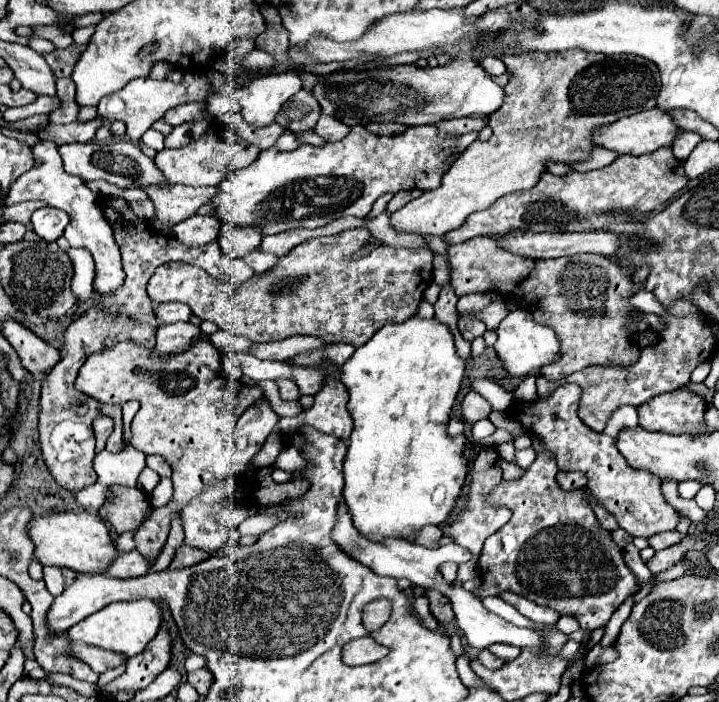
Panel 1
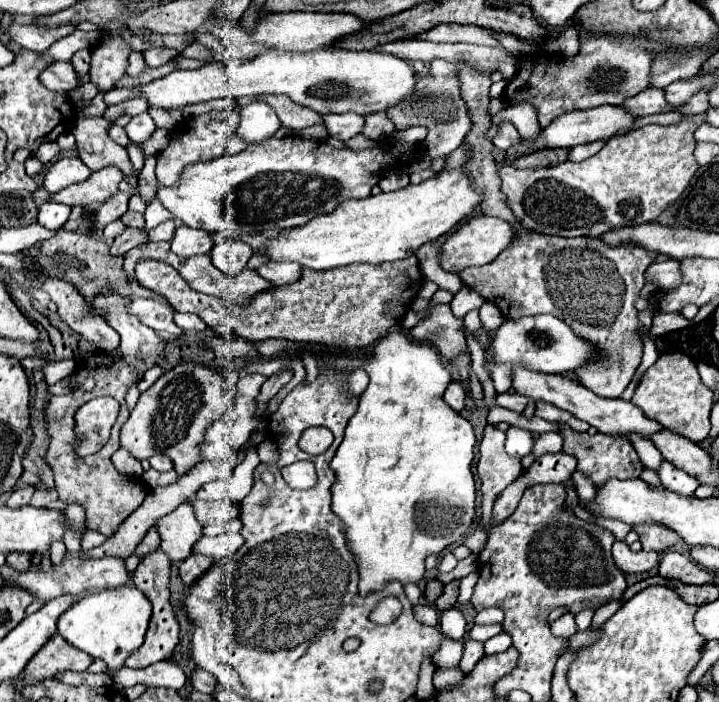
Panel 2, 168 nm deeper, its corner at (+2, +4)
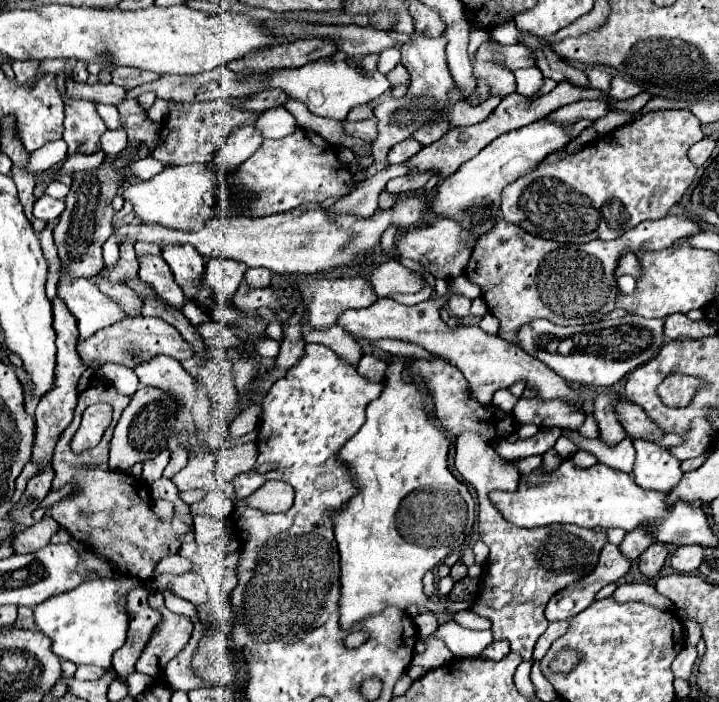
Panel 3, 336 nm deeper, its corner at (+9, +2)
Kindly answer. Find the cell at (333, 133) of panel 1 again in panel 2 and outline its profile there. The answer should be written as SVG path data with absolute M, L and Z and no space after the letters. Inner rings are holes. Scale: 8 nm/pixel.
M345 112L345 114L327 114L323 116L325 128L329 136L339 138L339 140L349 140L357 134L361 134L365 118L355 114L355 112Z

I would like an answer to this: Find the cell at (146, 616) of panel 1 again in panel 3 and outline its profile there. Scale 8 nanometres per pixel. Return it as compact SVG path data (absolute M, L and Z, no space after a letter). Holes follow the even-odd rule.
M128 576L90 580L74 588L72 592L54 596L34 610L36 626L52 640L52 652L74 664L94 664L110 668L112 654L124 646L128 632L126 598L132 588L144 588L142 580Z

